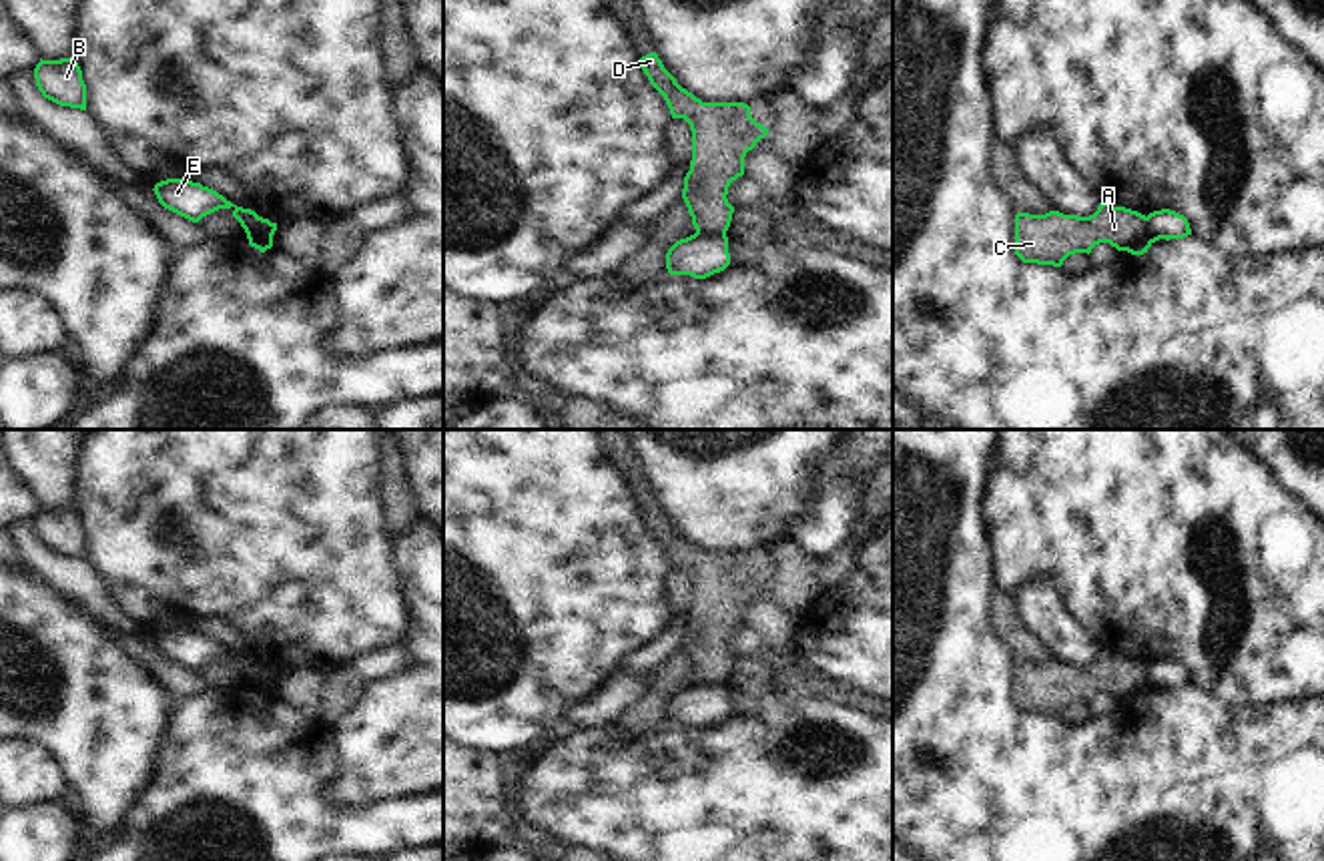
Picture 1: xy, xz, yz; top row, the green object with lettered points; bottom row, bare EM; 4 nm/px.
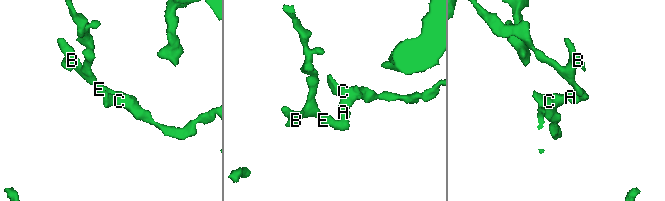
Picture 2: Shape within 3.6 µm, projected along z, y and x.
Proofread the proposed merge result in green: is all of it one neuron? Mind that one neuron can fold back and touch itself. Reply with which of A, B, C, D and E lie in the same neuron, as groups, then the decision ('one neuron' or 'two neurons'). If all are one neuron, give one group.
A C D / B E | two neurons

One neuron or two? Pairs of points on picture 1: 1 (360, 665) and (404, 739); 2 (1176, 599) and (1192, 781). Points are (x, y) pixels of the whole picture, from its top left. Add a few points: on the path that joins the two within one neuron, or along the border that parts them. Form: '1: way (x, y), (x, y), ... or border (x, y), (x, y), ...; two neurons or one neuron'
1: border (410, 655), (402, 669), (368, 683); two neurons
2: border (1192, 683), (1232, 707); two neurons

